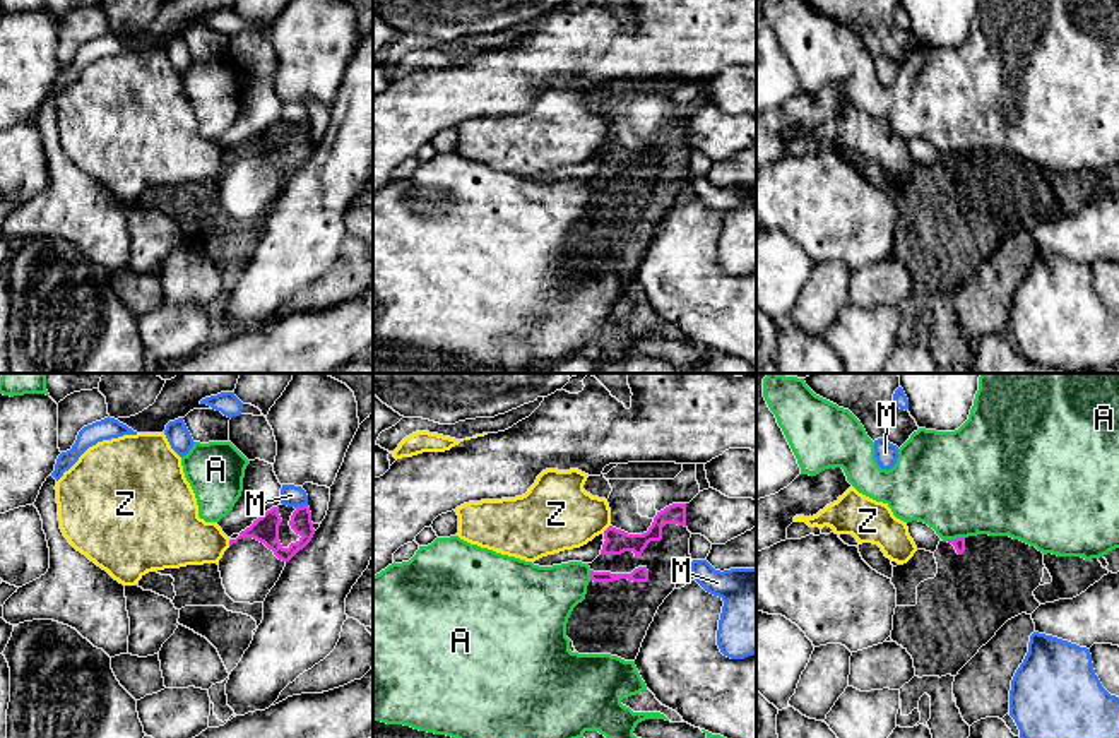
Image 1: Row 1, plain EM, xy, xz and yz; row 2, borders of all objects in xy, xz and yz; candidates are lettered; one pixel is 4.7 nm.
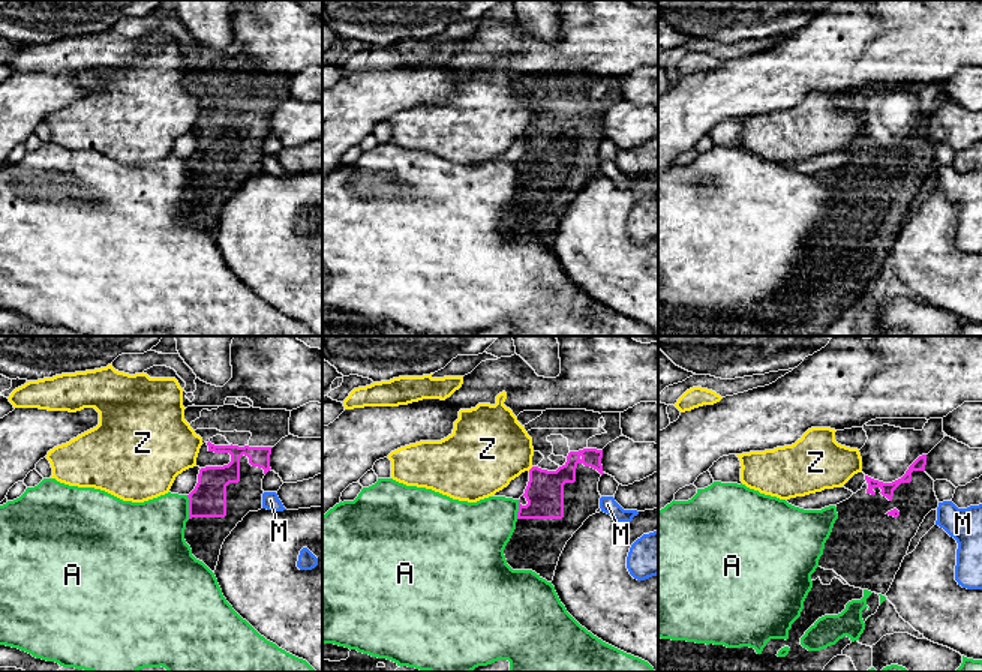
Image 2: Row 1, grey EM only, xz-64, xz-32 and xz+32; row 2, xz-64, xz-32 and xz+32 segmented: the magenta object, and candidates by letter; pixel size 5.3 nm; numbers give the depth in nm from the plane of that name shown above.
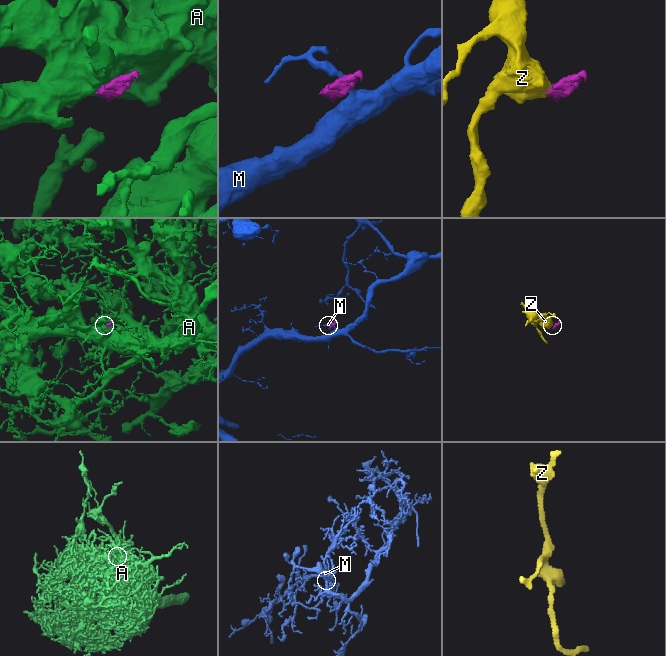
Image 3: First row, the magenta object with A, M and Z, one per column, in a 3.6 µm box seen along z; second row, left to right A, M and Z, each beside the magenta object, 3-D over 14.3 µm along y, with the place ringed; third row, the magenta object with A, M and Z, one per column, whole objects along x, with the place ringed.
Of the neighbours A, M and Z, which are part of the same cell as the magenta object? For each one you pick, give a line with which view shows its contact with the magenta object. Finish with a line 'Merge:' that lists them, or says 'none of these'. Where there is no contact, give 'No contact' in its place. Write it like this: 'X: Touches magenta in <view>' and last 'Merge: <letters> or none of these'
Merge: none of these

